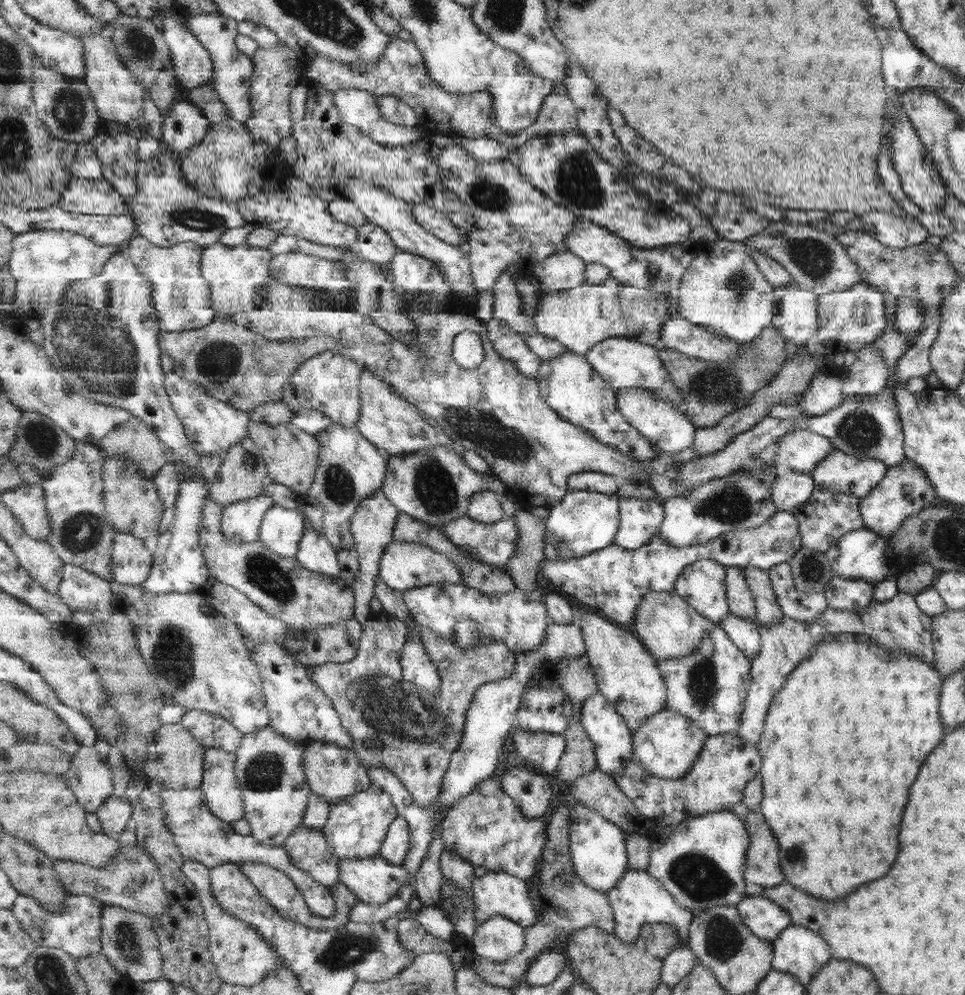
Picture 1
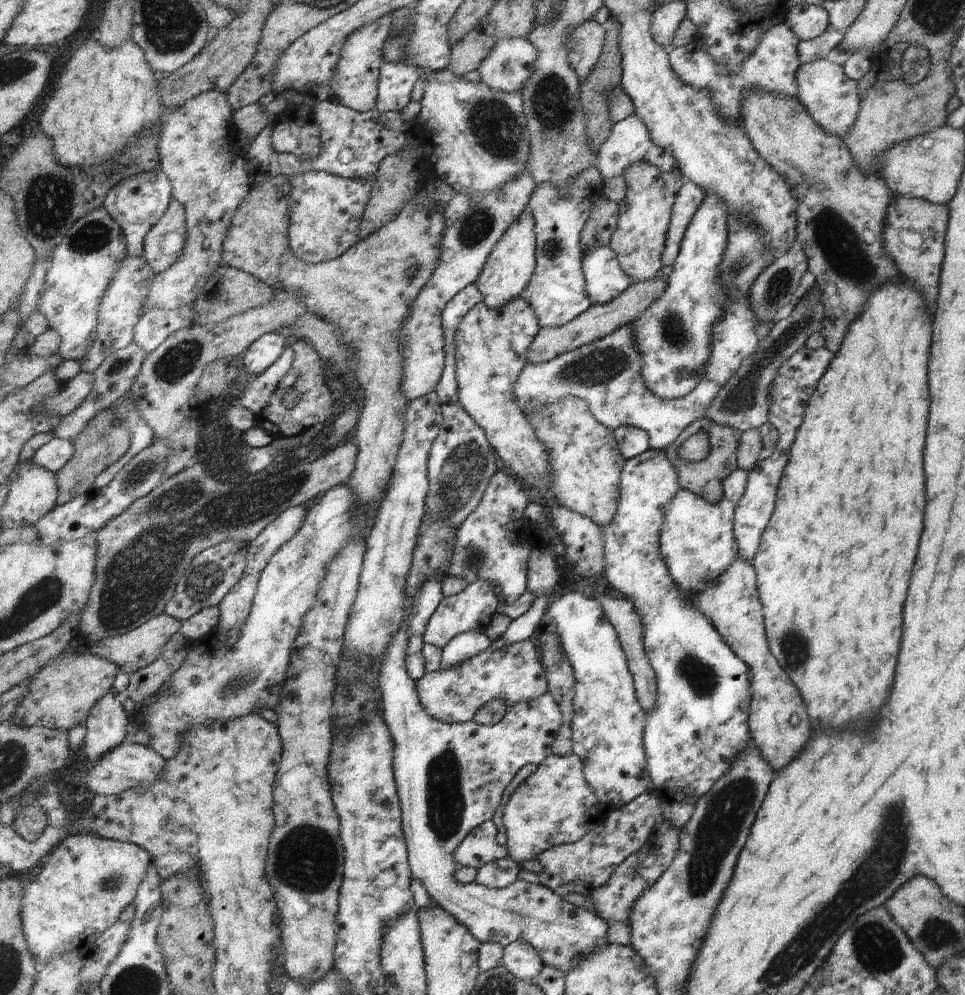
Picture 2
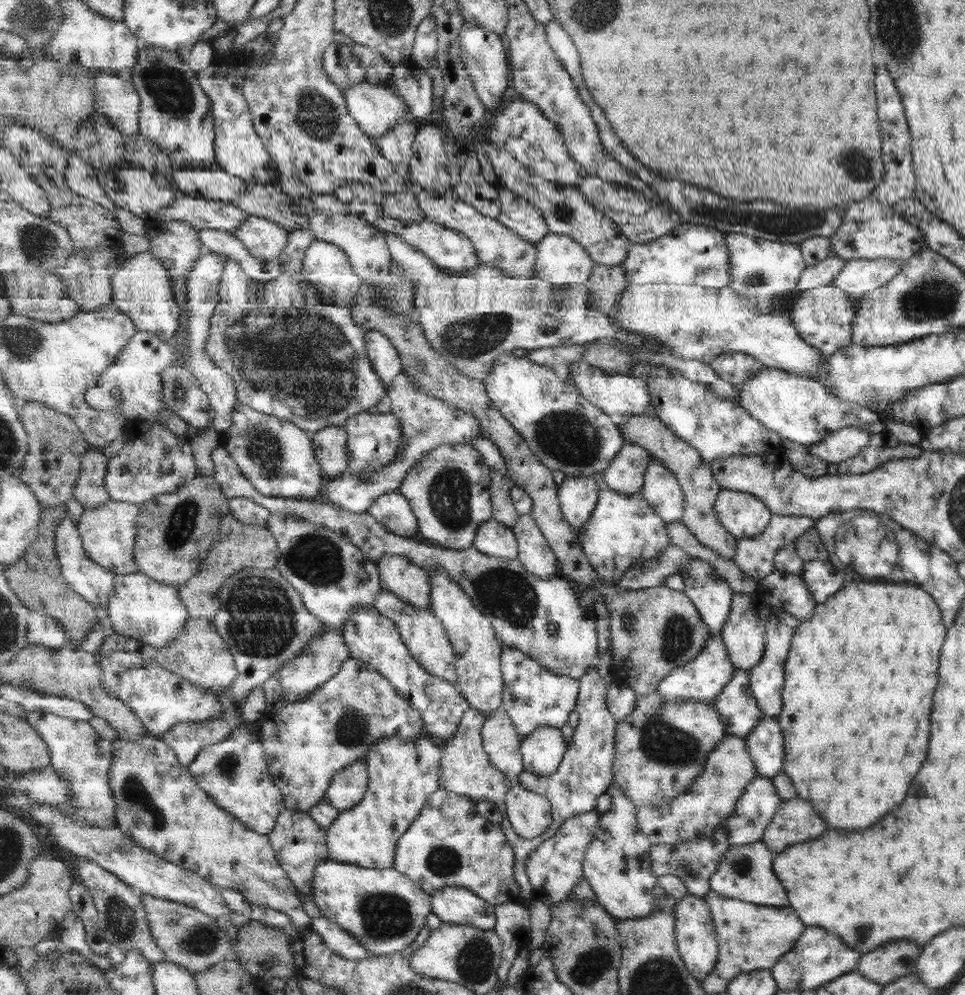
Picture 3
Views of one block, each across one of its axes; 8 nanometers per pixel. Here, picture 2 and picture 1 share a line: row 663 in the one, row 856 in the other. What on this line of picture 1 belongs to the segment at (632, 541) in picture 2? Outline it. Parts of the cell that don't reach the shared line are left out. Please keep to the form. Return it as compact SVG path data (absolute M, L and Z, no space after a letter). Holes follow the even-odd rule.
M717 810L691 818L673 827L666 827L658 840L652 841L650 849L651 865L648 873L655 876L673 894L682 907L693 912L715 906L733 906L745 896L743 878L744 853L749 845L747 832L743 828L740 814L735 810Z

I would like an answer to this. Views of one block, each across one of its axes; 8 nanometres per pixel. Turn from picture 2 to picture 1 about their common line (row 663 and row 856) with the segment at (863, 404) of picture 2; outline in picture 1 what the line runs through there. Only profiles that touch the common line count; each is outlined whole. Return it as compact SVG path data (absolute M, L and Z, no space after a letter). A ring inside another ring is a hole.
M825 634L825 638L813 646L813 654L809 658L801 660L785 678L783 686L771 699L767 714L765 714L764 728L760 741L757 742L757 751L760 755L760 778L762 787L762 797L759 811L765 824L769 824L773 836L777 838L777 860L781 874L785 882L797 890L803 890L805 894L811 894L821 900L841 900L845 894L855 890L859 884L865 880L875 880L881 878L887 870L889 864L893 864L895 854L897 854L897 830L899 830L899 820L903 814L903 806L907 802L907 790L909 784L915 780L917 768L933 750L939 740L941 740L941 728L939 724L938 704L941 692L942 679L937 676L937 672L929 664L921 662L915 656L905 654L903 650L883 649L881 646L871 642L864 635L859 634Z

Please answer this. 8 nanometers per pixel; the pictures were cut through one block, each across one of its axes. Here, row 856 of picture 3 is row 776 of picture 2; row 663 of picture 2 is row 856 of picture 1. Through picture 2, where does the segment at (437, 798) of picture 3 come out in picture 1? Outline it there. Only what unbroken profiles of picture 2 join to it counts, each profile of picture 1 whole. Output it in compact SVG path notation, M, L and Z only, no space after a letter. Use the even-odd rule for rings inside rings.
M397 816L390 826L379 855L391 863L403 865L409 854L409 844L411 844L409 838L411 838L409 823L403 816Z

